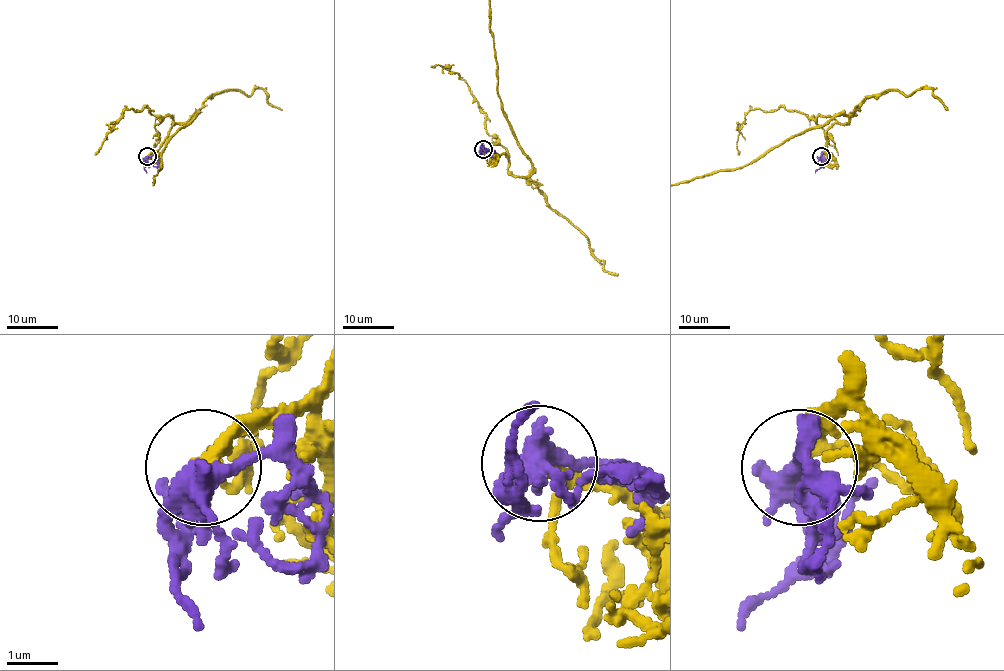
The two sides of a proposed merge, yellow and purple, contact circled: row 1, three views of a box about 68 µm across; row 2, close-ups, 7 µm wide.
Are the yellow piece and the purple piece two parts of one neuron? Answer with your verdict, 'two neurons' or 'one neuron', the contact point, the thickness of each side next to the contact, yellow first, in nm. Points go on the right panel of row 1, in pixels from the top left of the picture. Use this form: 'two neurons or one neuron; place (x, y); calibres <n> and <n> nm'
one neuron; place (821, 156); calibres 200 and 360 nm

